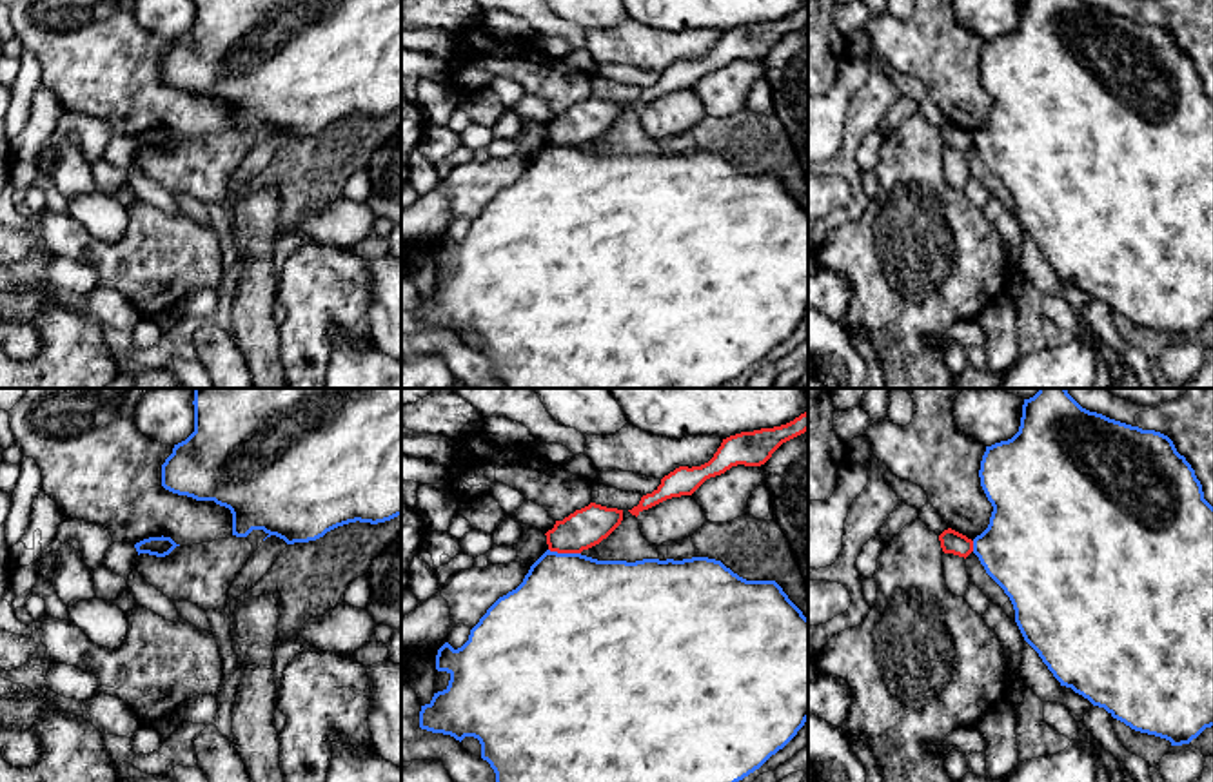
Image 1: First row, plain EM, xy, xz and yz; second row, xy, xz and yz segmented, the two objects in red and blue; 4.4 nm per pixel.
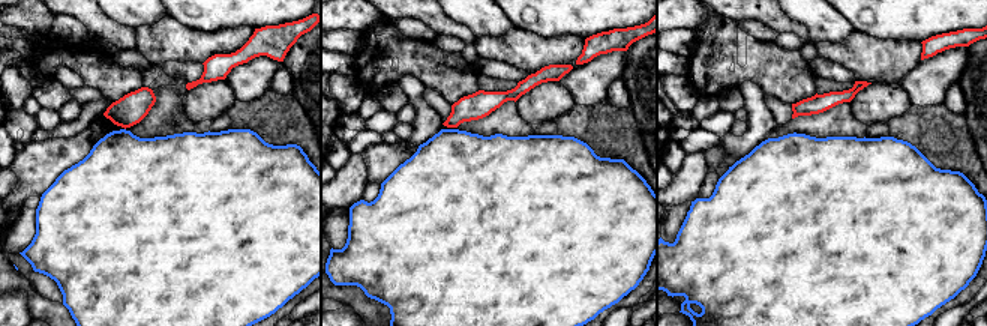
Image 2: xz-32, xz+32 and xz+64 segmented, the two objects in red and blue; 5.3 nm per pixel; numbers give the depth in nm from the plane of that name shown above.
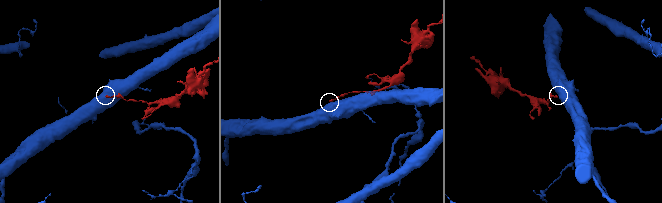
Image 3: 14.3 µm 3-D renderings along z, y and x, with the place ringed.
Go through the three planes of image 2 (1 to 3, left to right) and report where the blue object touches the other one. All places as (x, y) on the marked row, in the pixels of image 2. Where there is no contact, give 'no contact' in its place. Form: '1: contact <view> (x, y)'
1: no contact
2: no contact
3: no contact

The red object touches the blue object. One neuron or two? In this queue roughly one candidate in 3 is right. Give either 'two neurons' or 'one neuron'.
two neurons

